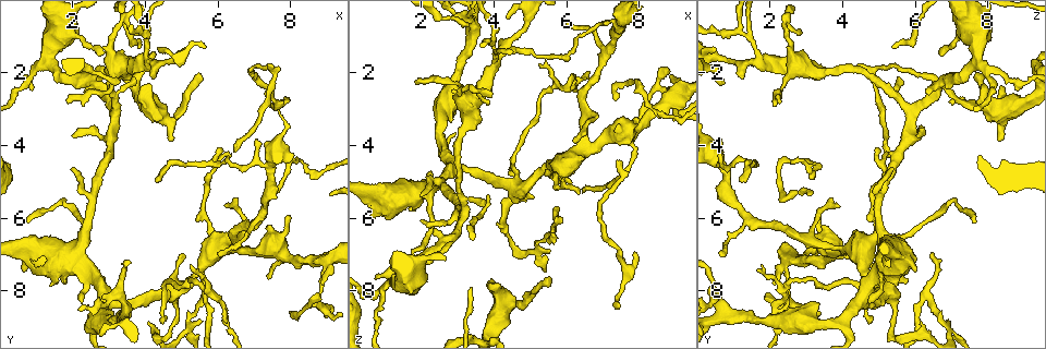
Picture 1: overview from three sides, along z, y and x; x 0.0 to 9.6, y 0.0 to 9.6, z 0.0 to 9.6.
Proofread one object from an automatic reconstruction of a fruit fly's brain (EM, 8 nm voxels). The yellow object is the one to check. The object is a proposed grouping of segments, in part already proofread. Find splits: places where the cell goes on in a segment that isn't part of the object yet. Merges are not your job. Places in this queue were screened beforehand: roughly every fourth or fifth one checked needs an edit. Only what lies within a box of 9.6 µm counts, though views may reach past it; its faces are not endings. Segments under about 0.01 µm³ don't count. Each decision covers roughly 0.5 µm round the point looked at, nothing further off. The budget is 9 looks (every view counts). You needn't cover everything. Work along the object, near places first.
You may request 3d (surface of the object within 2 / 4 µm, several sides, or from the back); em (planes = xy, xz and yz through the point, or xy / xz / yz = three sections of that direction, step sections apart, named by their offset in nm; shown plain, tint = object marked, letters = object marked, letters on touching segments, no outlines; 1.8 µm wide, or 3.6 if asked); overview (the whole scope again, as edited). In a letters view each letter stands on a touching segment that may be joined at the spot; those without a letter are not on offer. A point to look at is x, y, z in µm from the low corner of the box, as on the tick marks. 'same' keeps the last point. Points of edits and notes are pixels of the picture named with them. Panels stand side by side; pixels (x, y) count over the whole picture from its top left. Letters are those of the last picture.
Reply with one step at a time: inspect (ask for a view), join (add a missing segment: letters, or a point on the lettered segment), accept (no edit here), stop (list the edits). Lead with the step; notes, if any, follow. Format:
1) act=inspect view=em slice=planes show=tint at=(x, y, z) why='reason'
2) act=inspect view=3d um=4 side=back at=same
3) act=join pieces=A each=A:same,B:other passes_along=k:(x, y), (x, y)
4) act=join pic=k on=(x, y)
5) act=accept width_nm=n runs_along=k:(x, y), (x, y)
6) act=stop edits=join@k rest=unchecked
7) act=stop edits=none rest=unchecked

act=inspect view=3d um=2 at=(6.30, 4.35, 5.40) why='tapers out'

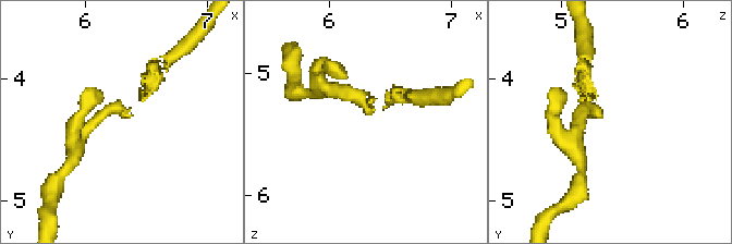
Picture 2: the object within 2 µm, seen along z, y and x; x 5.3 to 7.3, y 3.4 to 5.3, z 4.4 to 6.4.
act=inspect view=em slice=xy step=4 show=letters at=(6.30, 4.28, 5.36) why='shape alone is not enough'

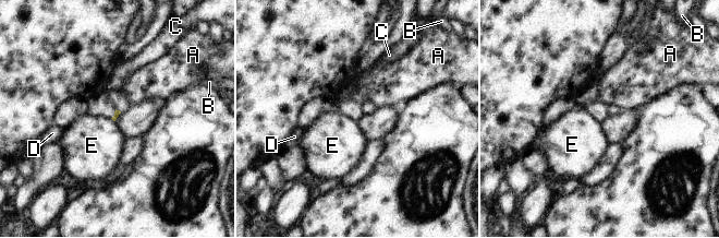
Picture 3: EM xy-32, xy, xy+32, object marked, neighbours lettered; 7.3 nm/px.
act=inspect view=em slice=yz step=4 show=letters at=same why='another direction'

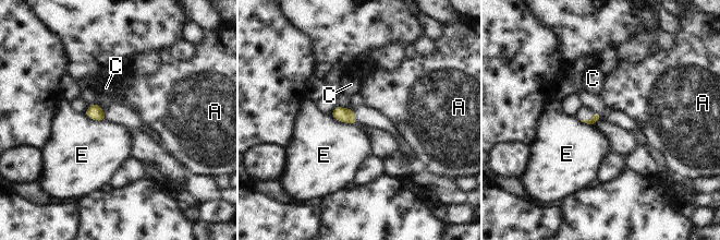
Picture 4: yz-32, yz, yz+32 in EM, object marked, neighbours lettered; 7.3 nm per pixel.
act=accept each=A:other,C:other,E:other border=4:(330, 112), (340, 121), (356, 123) found='none of them fits'

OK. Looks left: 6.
act=inspect view=em slice=xz step=8 show=tint at=(6.55, 6.65, 3.15) why='branch point'

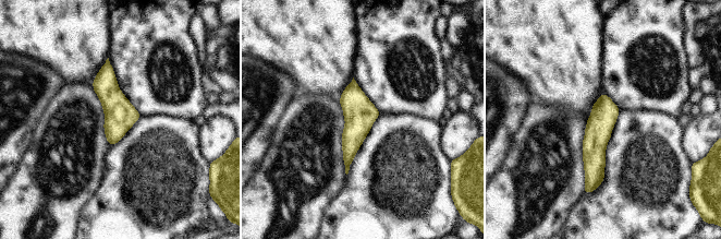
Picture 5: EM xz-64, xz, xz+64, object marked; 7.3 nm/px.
act=inspect view=em slice=planes show=letters at=same why='another direction'

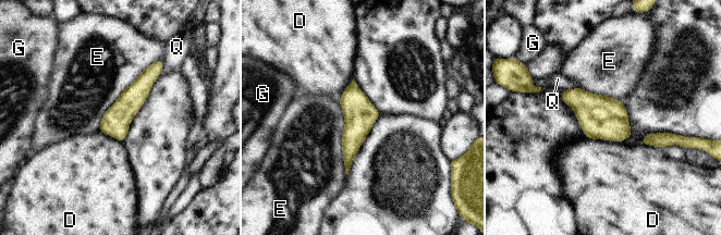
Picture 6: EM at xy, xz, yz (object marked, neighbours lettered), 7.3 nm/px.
act=accept width_nm=200 each=D:other,E:other,G:other,Q:other runs_along=6:(156, 67), (138, 91), (102, 128) found='none of them fits'

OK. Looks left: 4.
act=inspect view=em slice=planes show=plain at=(8.85, 7.90, 2.10) why='free end'

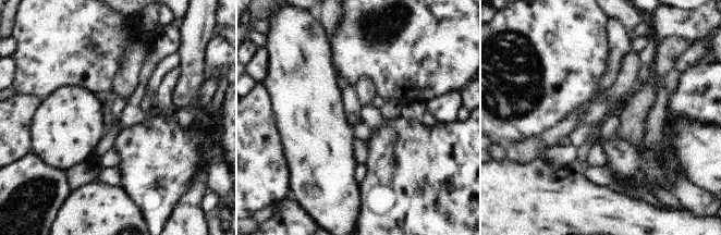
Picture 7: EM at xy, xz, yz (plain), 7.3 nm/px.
act=inspect view=em slice=planes show=letters at=same

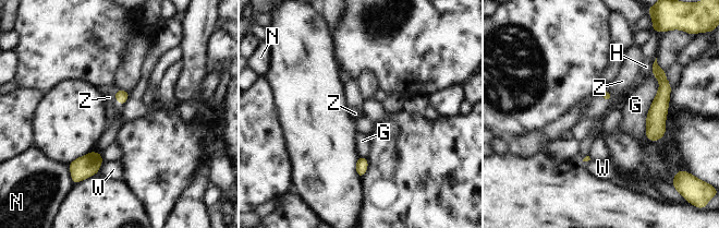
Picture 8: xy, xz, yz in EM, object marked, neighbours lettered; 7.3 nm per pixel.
act=accept each=G:other,H:other,N:other,W:other,Z:other border=8:(605, 90), (611, 94), (609, 100) found='no lettered segment goes on from it'

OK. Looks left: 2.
act=inspect view=3d um=2 at=(3.80, 1.25, 5.35)

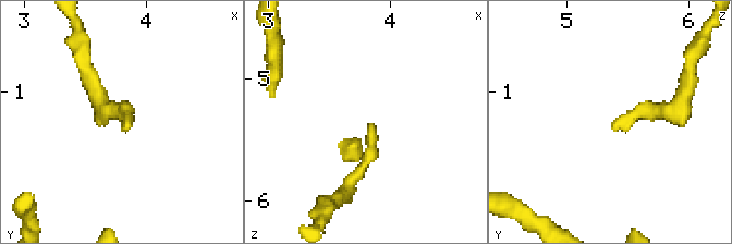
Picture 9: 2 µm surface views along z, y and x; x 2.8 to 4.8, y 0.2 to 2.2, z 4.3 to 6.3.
act=inspect view=em slice=planes show=letters at=(3.84, 1.26, 5.34)

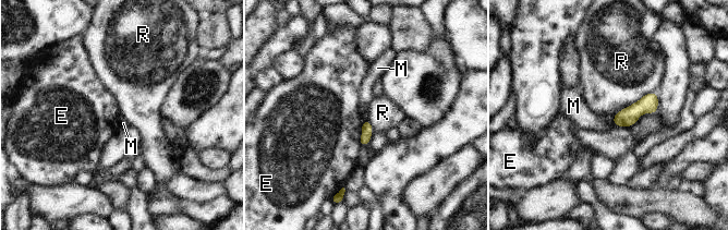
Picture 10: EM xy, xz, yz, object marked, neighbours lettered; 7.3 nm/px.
act=accept width_nm=80 each=E:other,M:other,R:other found='none of them fits'

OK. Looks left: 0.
act=stop edits=none rest=unchecked

